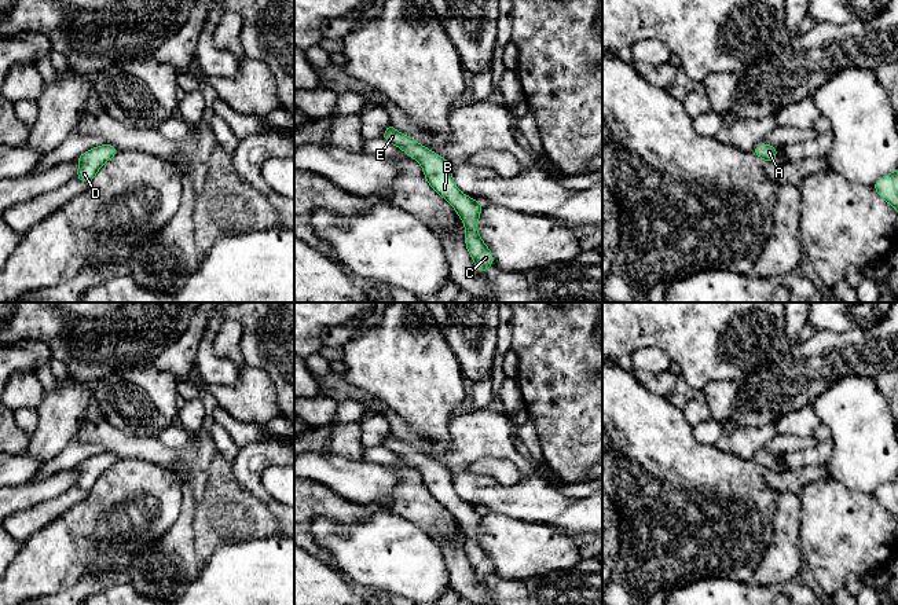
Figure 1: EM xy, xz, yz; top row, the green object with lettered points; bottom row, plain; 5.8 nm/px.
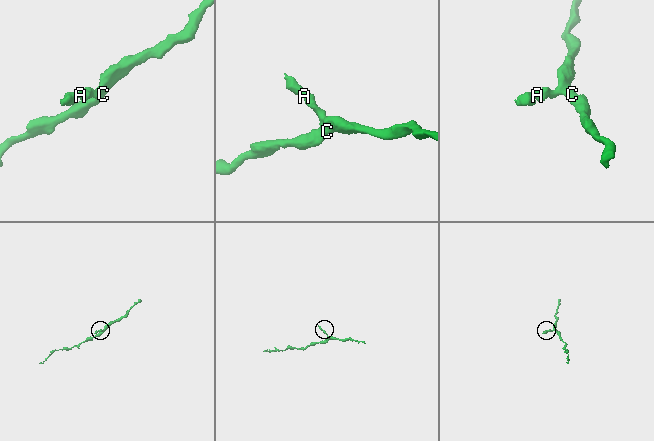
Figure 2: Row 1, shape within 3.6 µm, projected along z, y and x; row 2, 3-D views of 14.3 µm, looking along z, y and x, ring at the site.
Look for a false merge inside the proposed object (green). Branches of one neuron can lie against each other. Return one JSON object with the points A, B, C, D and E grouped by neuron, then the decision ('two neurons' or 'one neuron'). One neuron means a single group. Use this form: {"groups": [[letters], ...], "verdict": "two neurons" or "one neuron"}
{"groups": [["A", "B", "C", "D", "E"]], "verdict": "one neuron"}

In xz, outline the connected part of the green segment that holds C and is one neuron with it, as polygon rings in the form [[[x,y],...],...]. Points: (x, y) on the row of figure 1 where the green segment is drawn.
[[[389,122],[381,136],[414,158],[424,169],[428,184],[443,197],[465,224],[465,245],[479,272],[494,265],[494,254],[477,232],[483,205],[458,190],[452,177],[452,162],[441,158],[413,138],[396,131]]]

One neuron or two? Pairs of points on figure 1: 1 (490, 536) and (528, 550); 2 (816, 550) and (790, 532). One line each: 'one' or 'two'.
1: one
2: two

